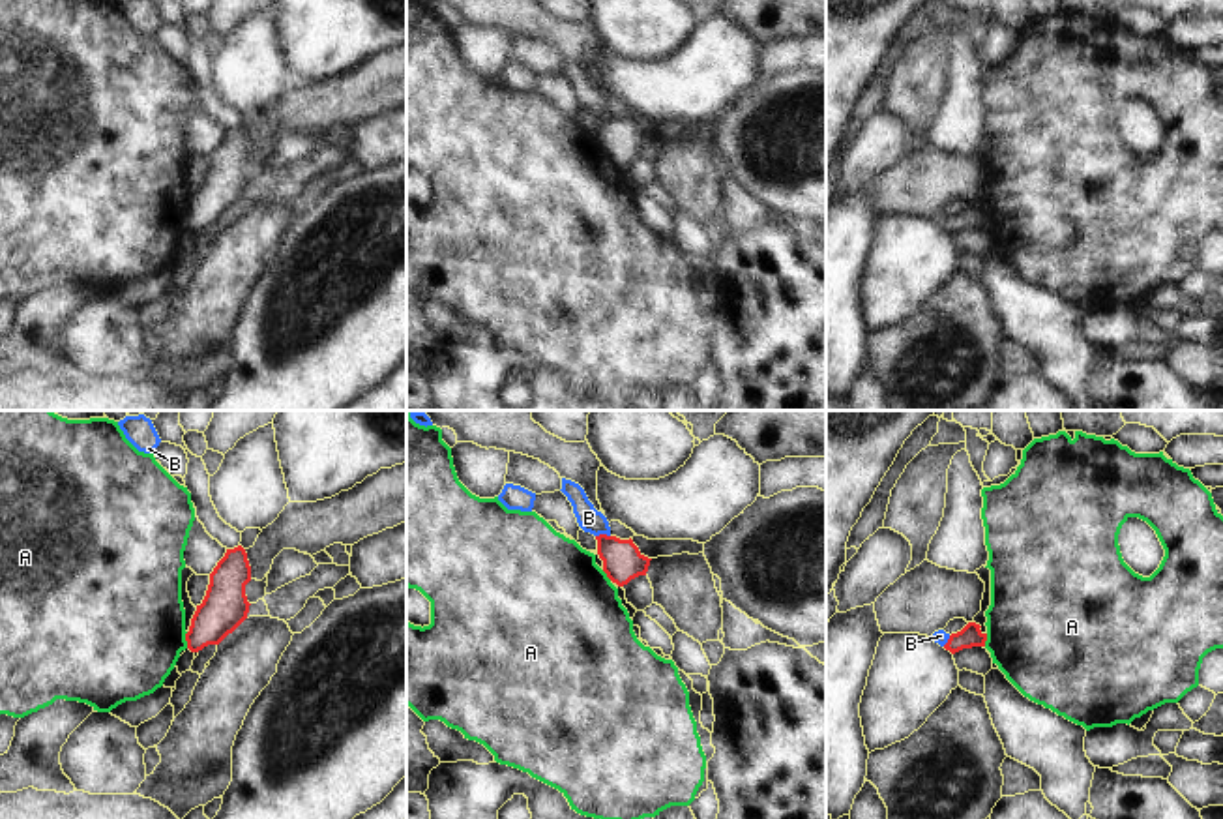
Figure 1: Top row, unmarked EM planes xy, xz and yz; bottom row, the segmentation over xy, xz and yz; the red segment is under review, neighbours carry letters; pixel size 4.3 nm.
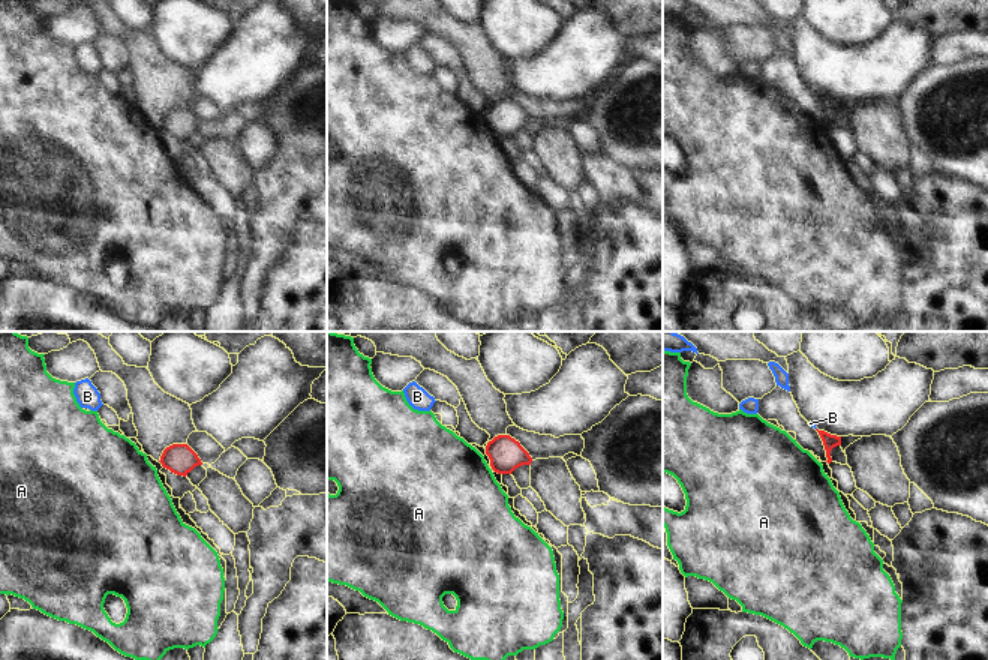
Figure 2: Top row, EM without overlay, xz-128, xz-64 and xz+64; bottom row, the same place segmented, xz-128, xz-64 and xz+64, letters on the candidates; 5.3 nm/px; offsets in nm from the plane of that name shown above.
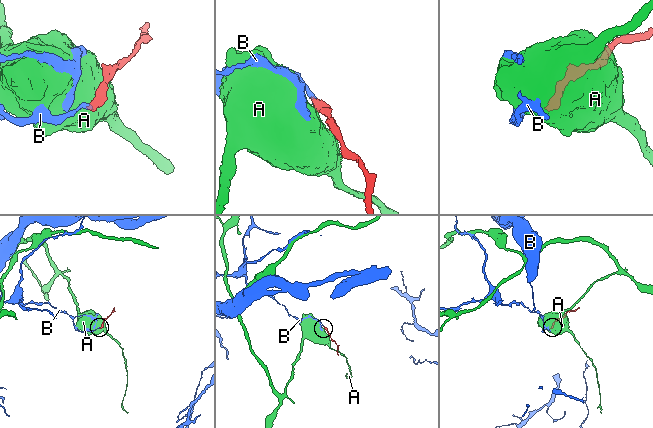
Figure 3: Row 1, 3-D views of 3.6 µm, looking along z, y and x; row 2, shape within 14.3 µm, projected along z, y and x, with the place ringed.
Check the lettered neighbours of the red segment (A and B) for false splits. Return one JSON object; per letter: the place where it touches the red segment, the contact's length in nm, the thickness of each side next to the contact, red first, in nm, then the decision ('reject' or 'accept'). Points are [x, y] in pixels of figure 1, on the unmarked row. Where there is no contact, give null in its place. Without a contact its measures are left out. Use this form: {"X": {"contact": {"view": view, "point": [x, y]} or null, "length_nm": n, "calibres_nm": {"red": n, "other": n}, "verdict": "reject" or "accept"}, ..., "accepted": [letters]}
{"A": {"contact": {"view": "xy", "point": [186, 220]}, "length_nm": 70, "calibres_nm": {"red": 200, "other": 480}, "verdict": "reject"}, "B": {"contact": {"view": "xz", "point": [602, 115]}, "length_nm": 60, "calibres_nm": {"red": 170, "other": 100}, "verdict": "accept"}, "accepted": ["B"]}

